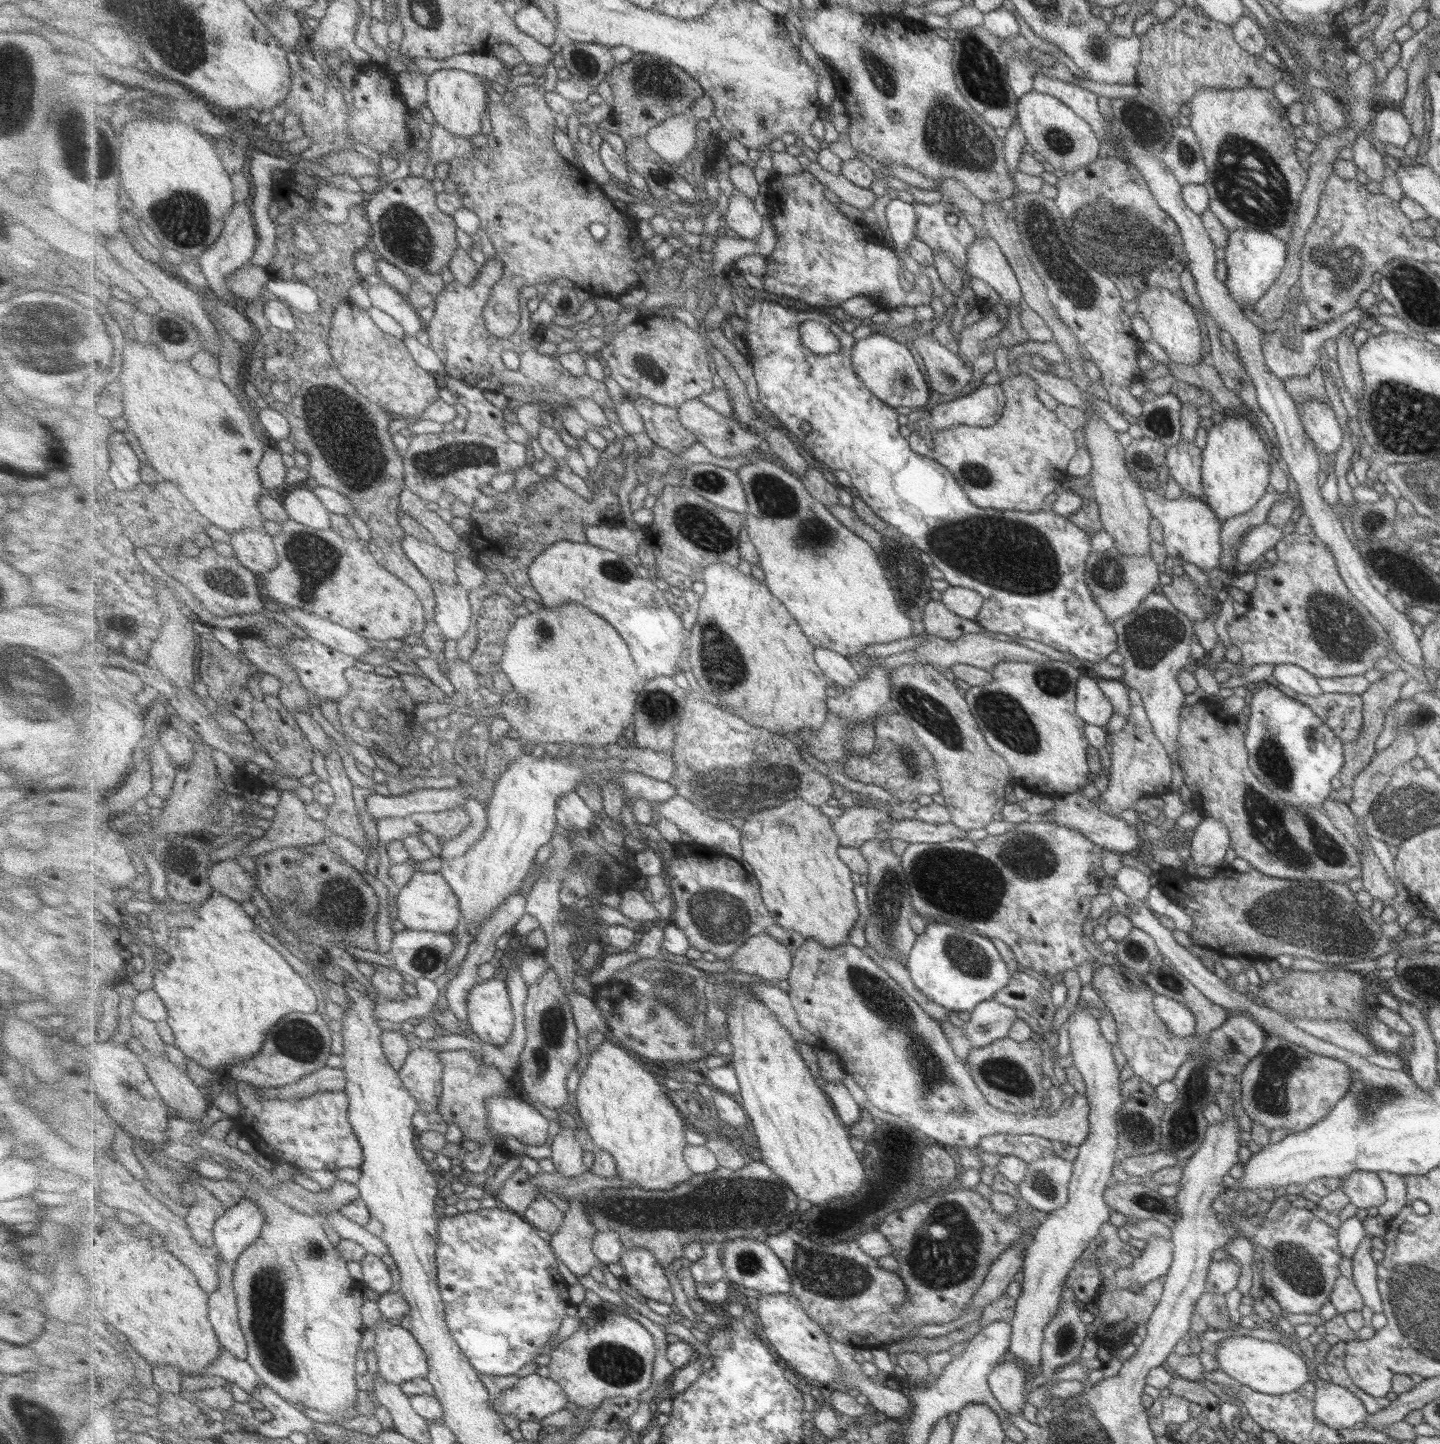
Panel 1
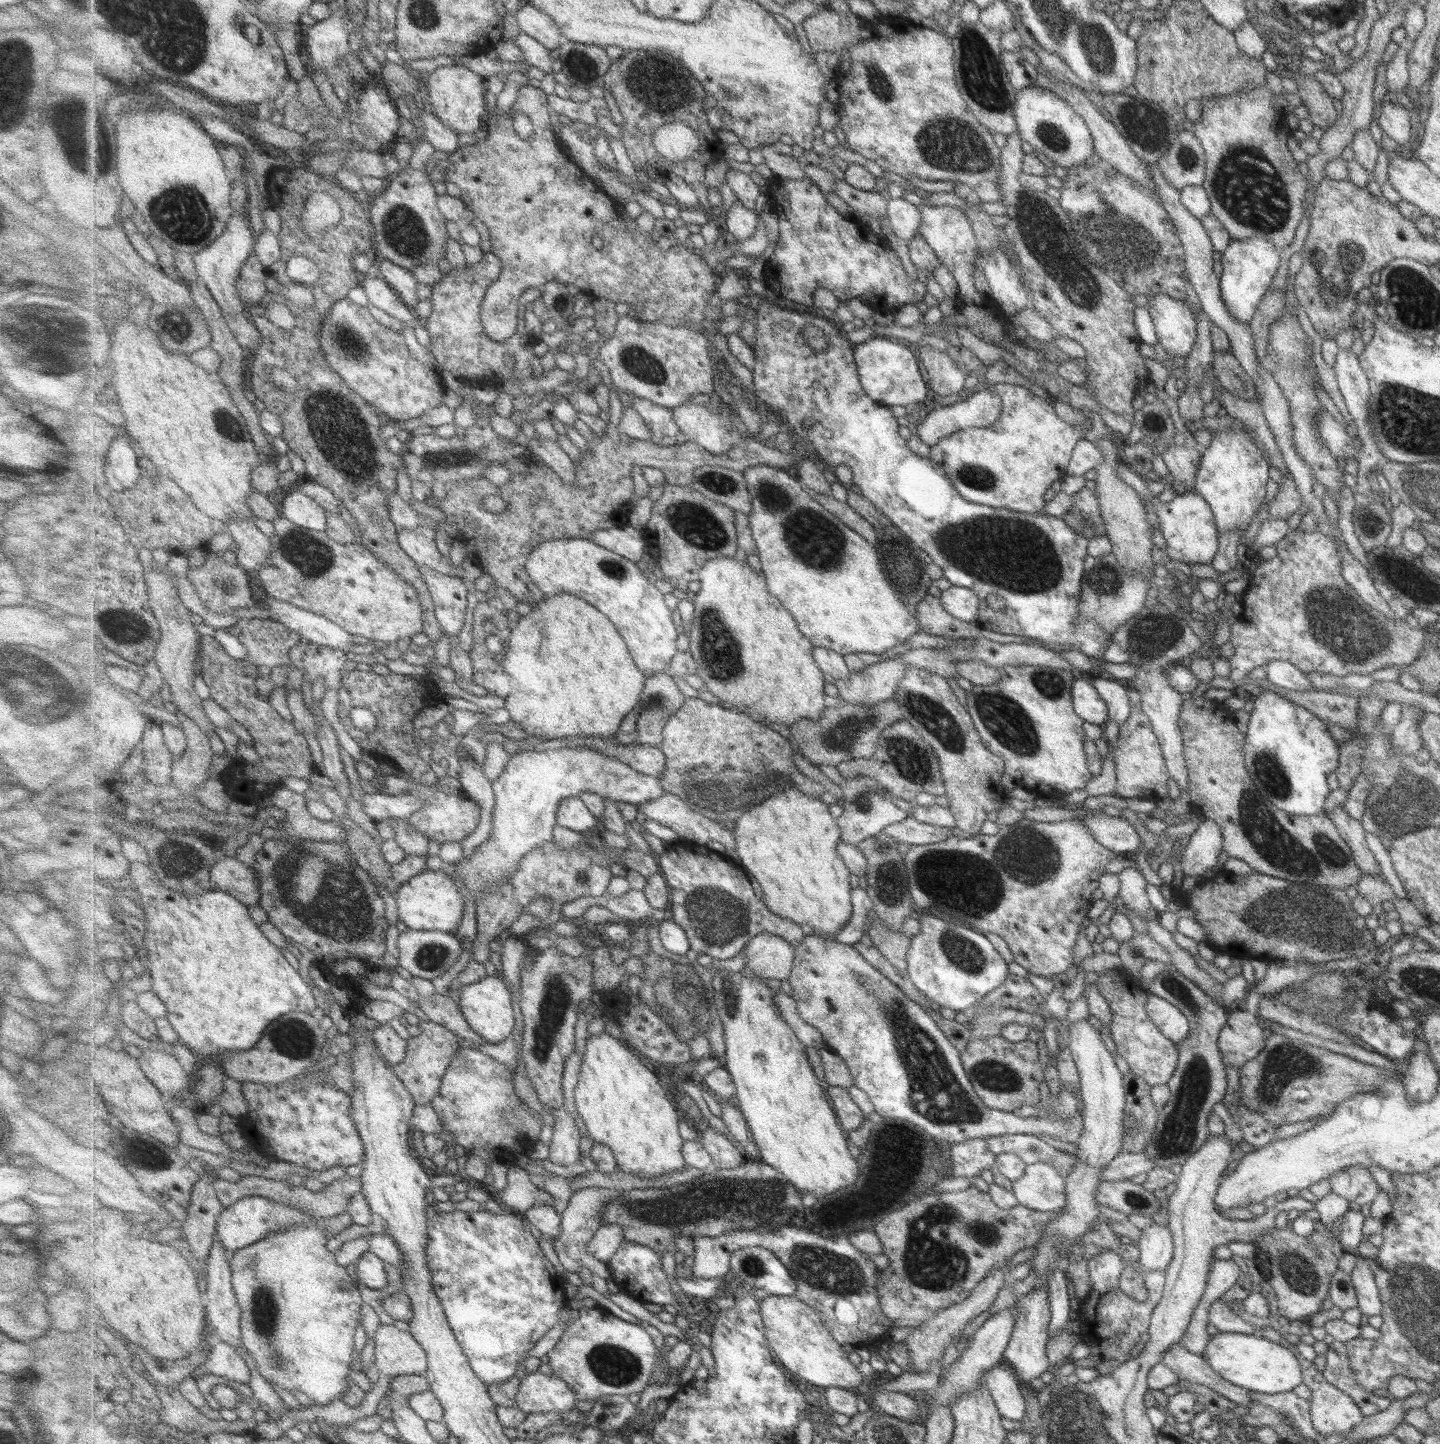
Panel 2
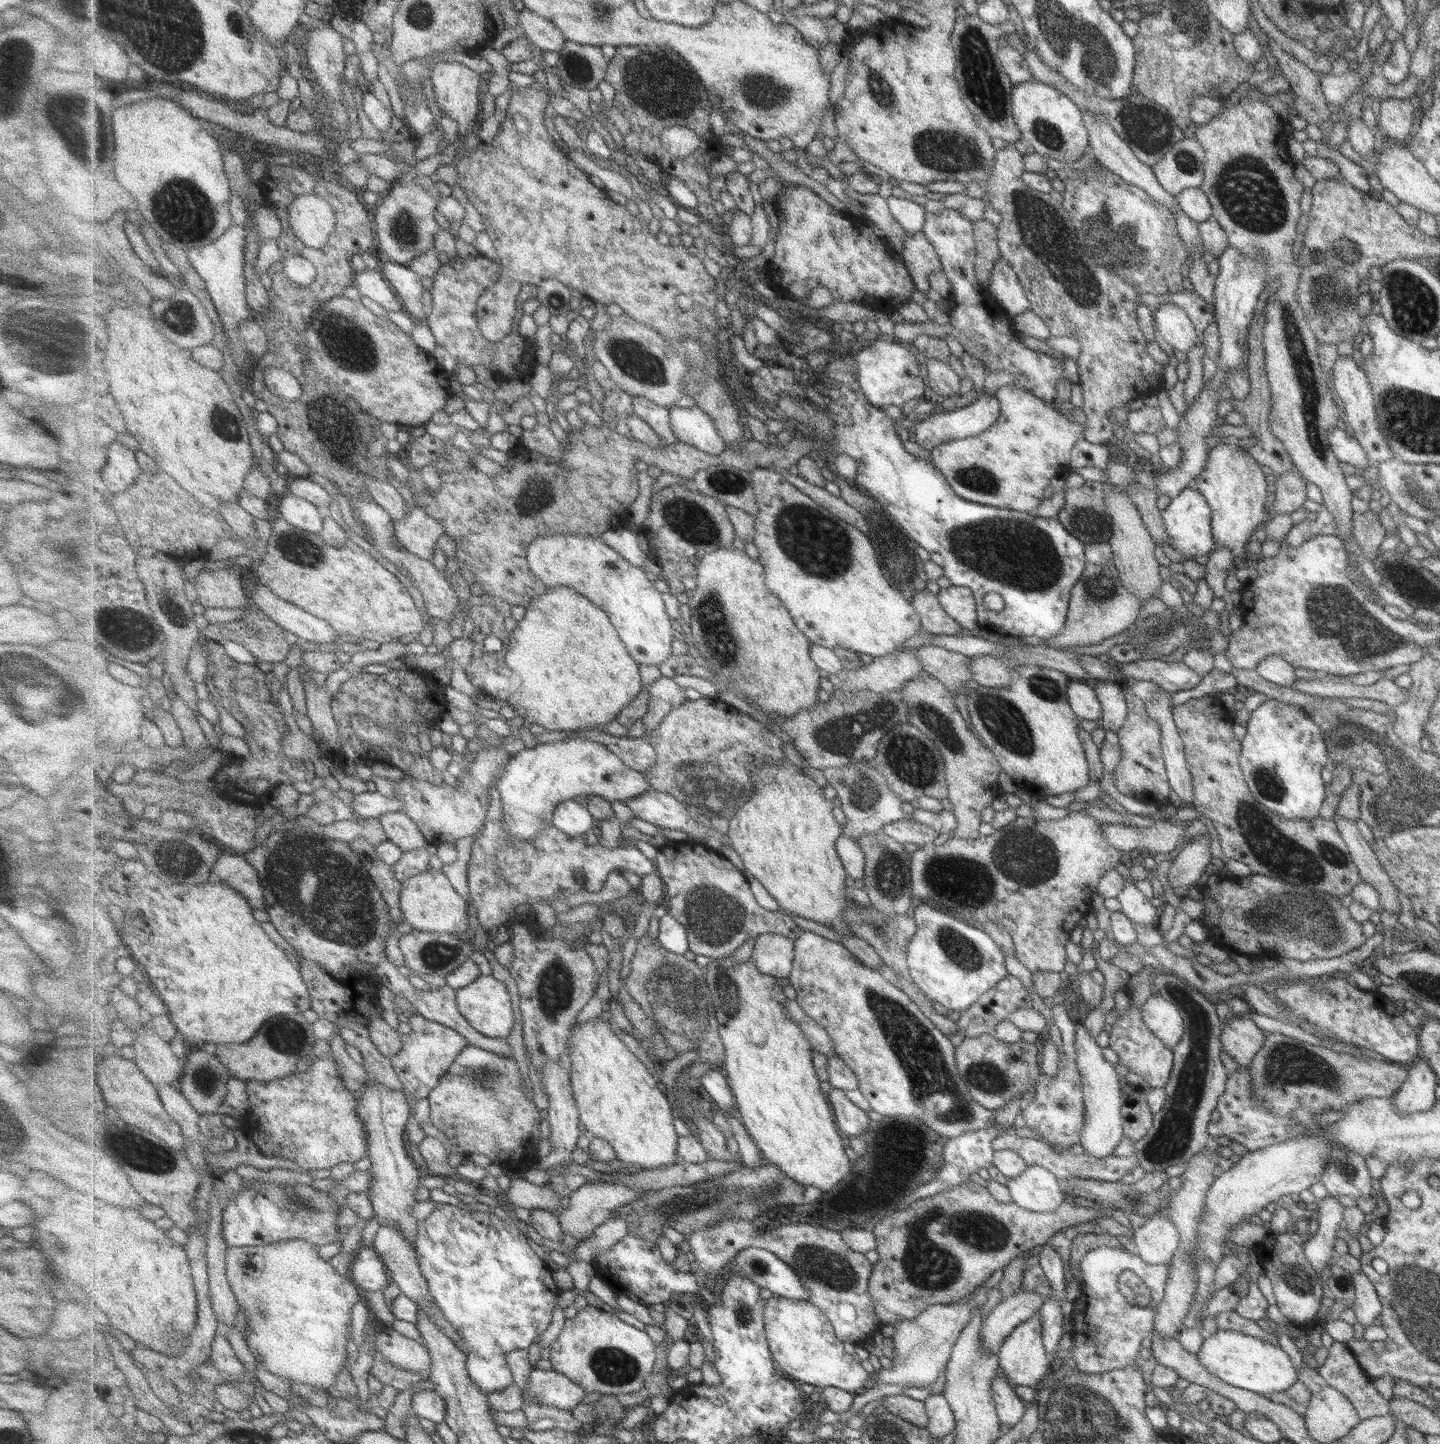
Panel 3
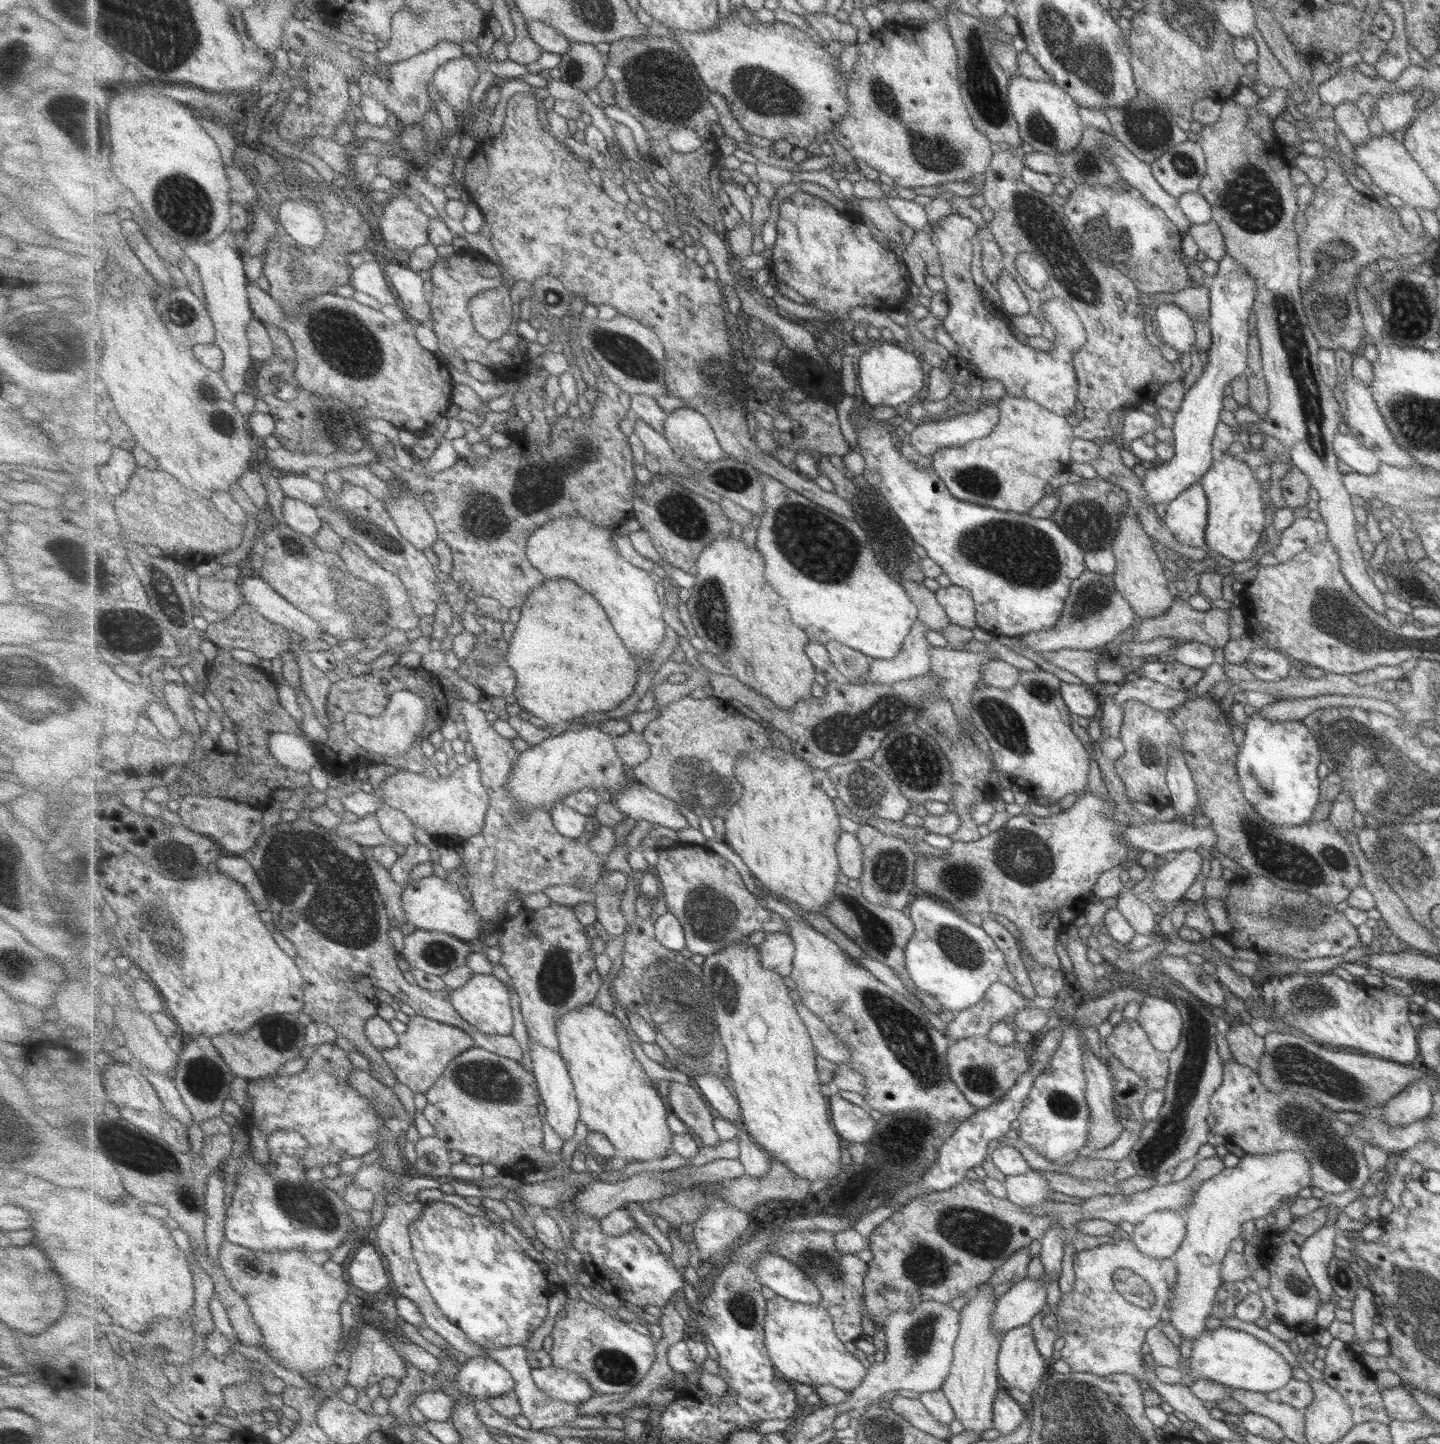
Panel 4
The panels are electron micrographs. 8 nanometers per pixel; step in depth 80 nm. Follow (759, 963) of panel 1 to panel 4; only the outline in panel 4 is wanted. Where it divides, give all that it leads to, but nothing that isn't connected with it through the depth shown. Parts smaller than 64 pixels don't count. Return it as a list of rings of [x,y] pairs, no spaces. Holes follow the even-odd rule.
[[[787,932],[766,935],[758,948],[765,969],[772,969],[781,976],[792,975],[796,941],[791,935]]]

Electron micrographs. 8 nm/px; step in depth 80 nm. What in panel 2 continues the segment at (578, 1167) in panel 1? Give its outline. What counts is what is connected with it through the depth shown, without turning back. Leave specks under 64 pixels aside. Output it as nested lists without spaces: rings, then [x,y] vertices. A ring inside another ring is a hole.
[[[563,1105],[553,1108],[555,1118],[552,1139],[549,1143],[550,1155],[547,1160],[555,1165],[571,1166],[581,1160],[582,1134],[575,1124],[575,1118],[565,1111]]]

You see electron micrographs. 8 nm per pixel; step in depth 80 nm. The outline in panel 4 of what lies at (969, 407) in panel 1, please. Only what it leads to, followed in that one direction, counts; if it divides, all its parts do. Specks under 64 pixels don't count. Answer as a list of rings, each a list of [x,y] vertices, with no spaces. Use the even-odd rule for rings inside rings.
[[[985,401],[986,405],[971,410],[970,413],[960,413],[948,419],[938,419],[933,417],[931,420],[917,423],[917,426],[910,433],[910,443],[924,455],[935,456],[937,451],[944,450],[945,447],[963,446],[973,441],[984,439],[989,436],[992,428],[999,420],[999,408]]]

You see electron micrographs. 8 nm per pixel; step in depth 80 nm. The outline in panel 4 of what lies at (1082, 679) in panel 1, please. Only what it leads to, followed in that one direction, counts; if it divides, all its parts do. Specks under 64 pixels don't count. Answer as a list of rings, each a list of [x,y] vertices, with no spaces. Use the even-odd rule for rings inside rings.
[[[1061,682],[1059,684],[1059,696],[1066,710],[1082,718],[1096,718],[1099,713],[1099,701],[1097,695],[1090,692],[1084,686],[1076,686]]]

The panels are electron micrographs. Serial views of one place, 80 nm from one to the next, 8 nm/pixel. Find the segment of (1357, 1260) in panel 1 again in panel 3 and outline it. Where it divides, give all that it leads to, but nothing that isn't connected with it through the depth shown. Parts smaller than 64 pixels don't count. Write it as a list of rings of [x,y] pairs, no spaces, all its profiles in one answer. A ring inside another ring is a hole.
[[[1361,1271],[1352,1273],[1352,1287],[1354,1300],[1350,1310],[1355,1314],[1355,1322],[1365,1328],[1378,1317],[1381,1311],[1380,1301],[1371,1281]]]

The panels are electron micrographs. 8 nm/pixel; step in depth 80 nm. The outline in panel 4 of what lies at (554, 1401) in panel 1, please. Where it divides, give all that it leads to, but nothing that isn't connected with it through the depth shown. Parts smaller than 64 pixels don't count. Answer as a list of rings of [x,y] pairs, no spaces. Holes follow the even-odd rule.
[[[537,1368],[532,1375],[536,1385],[553,1400],[584,1404],[596,1393],[588,1380],[576,1372],[569,1372],[567,1368]]]

